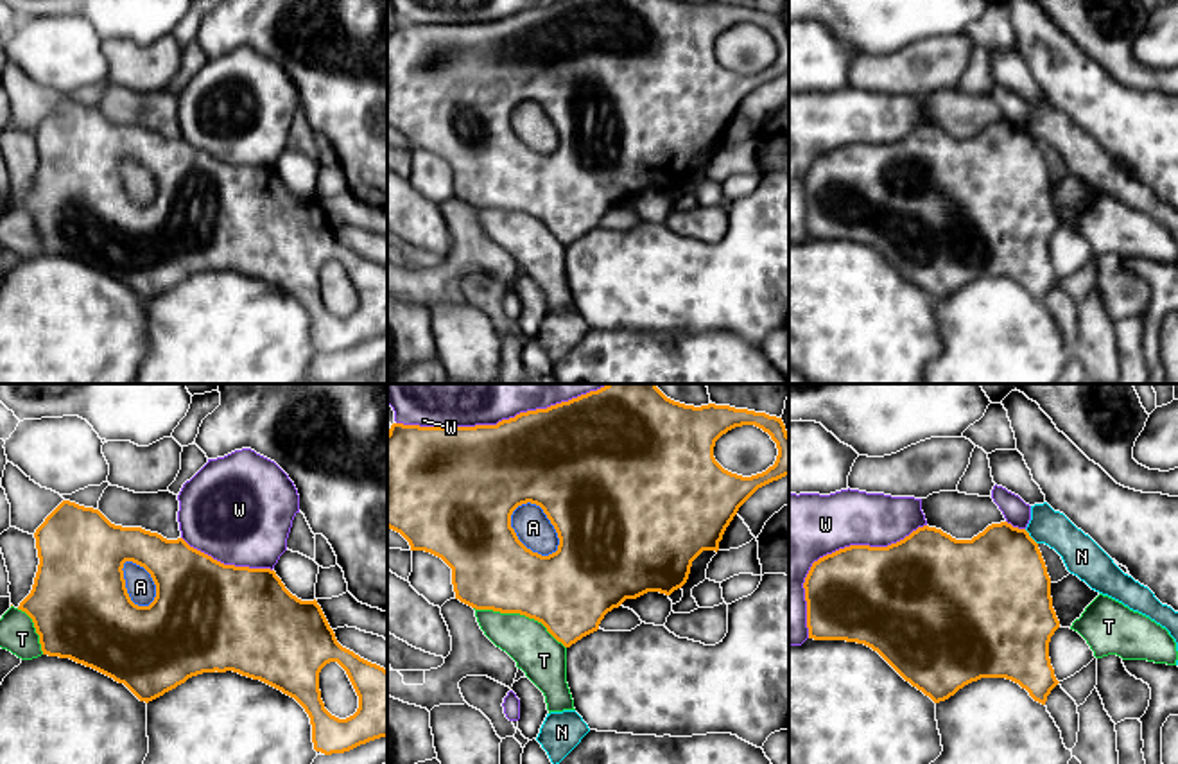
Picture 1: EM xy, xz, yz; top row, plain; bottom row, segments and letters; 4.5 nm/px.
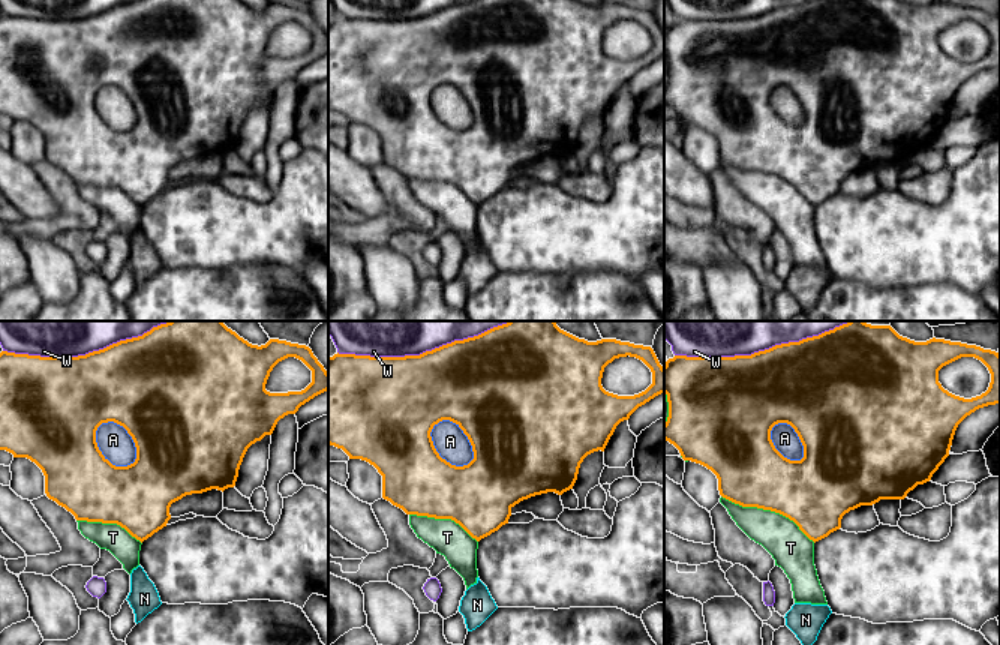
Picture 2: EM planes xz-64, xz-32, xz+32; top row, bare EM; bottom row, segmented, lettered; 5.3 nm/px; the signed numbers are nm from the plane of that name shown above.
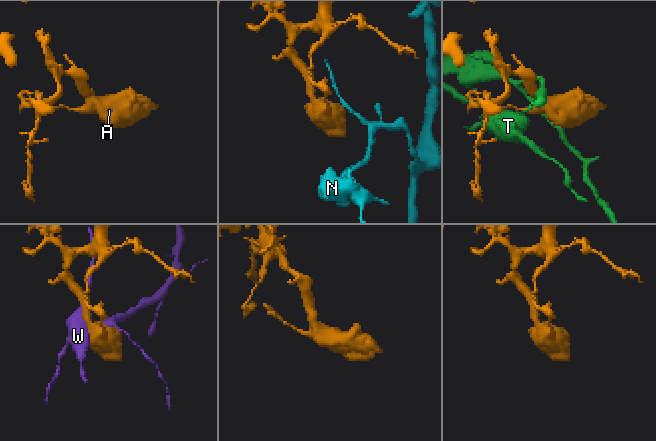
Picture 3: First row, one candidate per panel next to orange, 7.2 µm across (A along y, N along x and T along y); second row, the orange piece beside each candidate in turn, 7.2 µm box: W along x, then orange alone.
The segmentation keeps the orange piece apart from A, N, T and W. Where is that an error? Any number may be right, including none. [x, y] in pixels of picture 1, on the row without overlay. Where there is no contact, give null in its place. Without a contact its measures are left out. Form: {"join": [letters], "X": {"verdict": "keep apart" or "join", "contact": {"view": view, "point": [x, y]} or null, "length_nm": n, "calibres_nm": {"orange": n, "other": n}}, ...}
{"join": [], "A": {"verdict": "keep apart", "contact": {"view": "xz", "point": [549, 117]}, "length_nm": 280, "calibres_nm": {"orange": 500, "other": 160}}, "N": {"verdict": "keep apart", "contact": {"view": "yz", "point": [1030, 135]}, "length_nm": 90, "calibres_nm": {"orange": 460, "other": 170}}, "T": {"verdict": "keep apart", "contact": {"view": "xz", "point": [520, 212]}, "length_nm": 460, "calibres_nm": {"orange": 380, "other": 200}}, "W": {"verdict": "keep apart", "contact": {"view": "yz", "point": [832, 151]}, "length_nm": 750, "calibres_nm": {"orange": 440, "other": 340}}}

